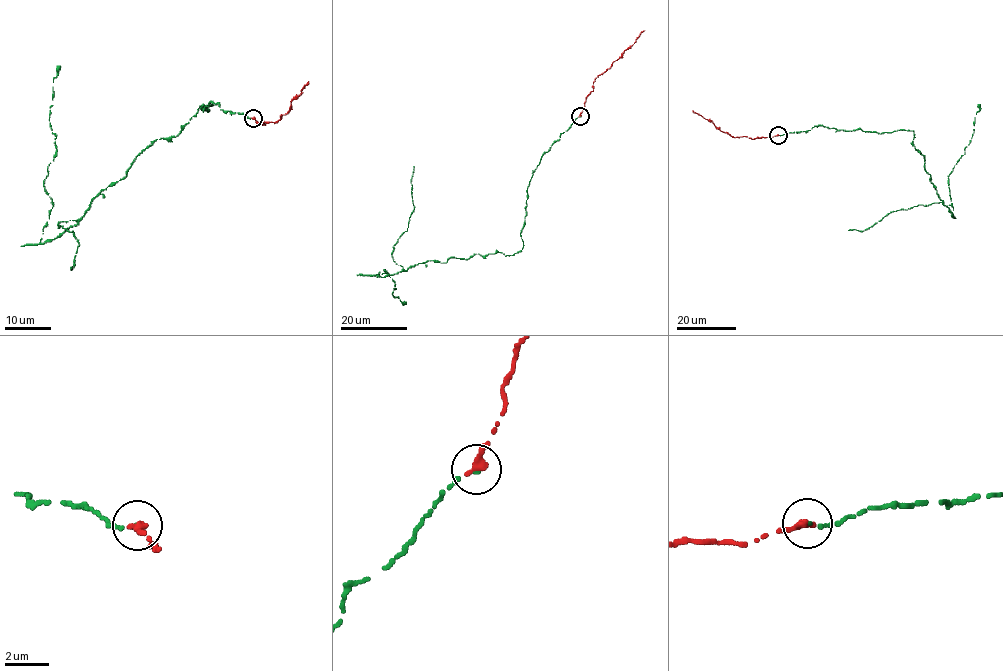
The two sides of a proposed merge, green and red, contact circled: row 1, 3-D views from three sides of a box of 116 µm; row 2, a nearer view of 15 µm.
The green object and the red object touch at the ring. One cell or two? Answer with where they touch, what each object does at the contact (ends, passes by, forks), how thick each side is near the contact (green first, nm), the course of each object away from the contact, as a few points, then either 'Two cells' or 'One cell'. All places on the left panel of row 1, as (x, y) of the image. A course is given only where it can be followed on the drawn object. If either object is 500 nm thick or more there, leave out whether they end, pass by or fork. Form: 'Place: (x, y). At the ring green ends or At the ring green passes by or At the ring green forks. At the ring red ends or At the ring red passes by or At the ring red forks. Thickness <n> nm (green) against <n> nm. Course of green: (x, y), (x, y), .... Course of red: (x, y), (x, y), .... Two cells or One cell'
Place: (253, 118). At the ring green ends. At the ring red ends. Thickness 140 nm (green) against 380 nm. Course of green: (253, 118), (198, 108), (41, 244), (59, 66). Course of red: (253, 118), (265, 125), (263, 121), (276, 122), (286, 115), (308, 81). One cell

